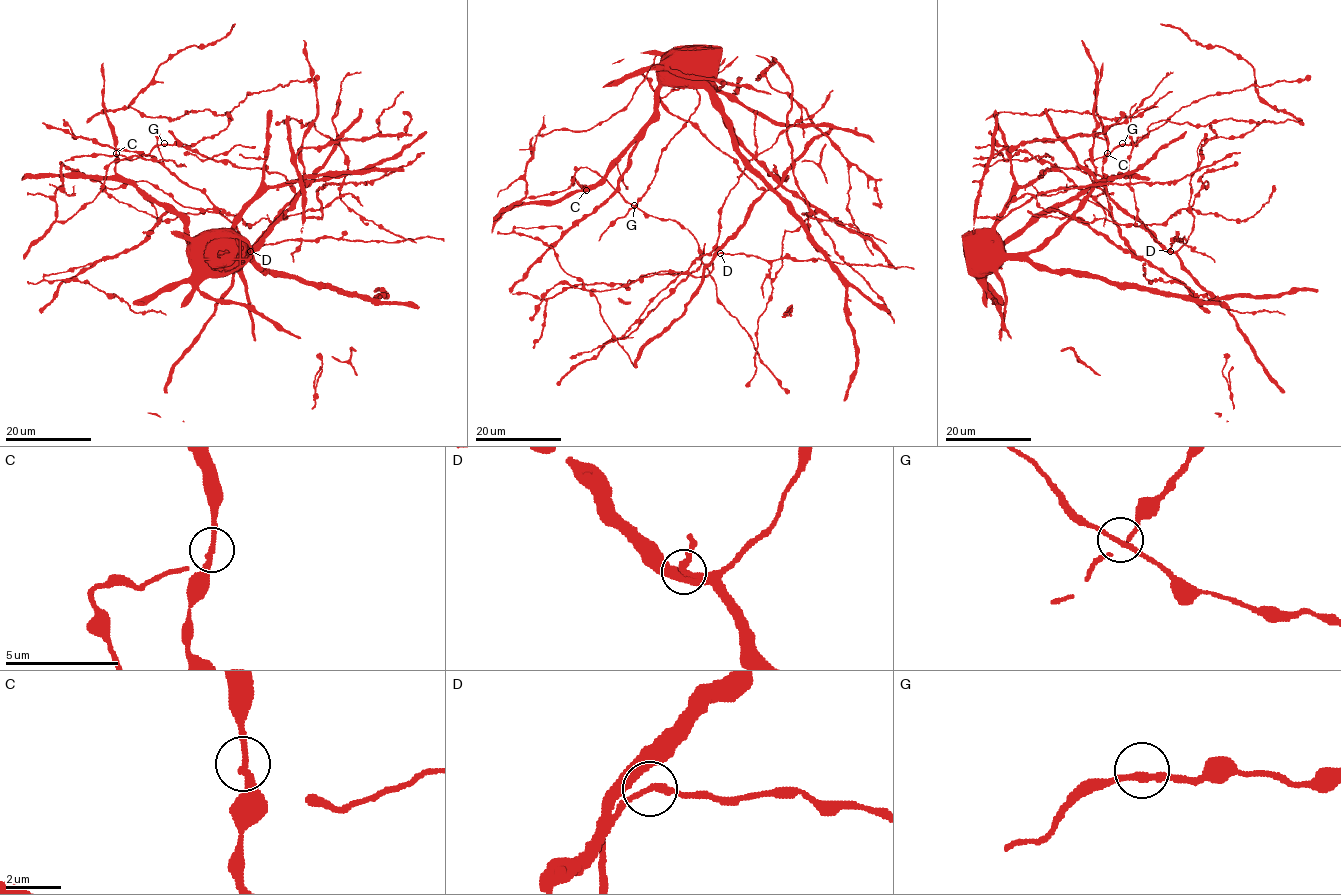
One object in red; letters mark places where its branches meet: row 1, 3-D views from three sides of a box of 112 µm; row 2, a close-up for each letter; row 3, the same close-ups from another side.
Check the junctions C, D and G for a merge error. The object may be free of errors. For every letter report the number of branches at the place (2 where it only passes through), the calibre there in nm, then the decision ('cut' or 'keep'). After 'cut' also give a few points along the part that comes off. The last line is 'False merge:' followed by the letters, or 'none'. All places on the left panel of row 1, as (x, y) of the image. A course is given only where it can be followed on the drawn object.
C: 2 branches meet; 240 nm thick; keep
D: 2 branches meet; 240 nm thick; keep
G: 2 branches meet; 220 nm thick; keep
False merge: none

